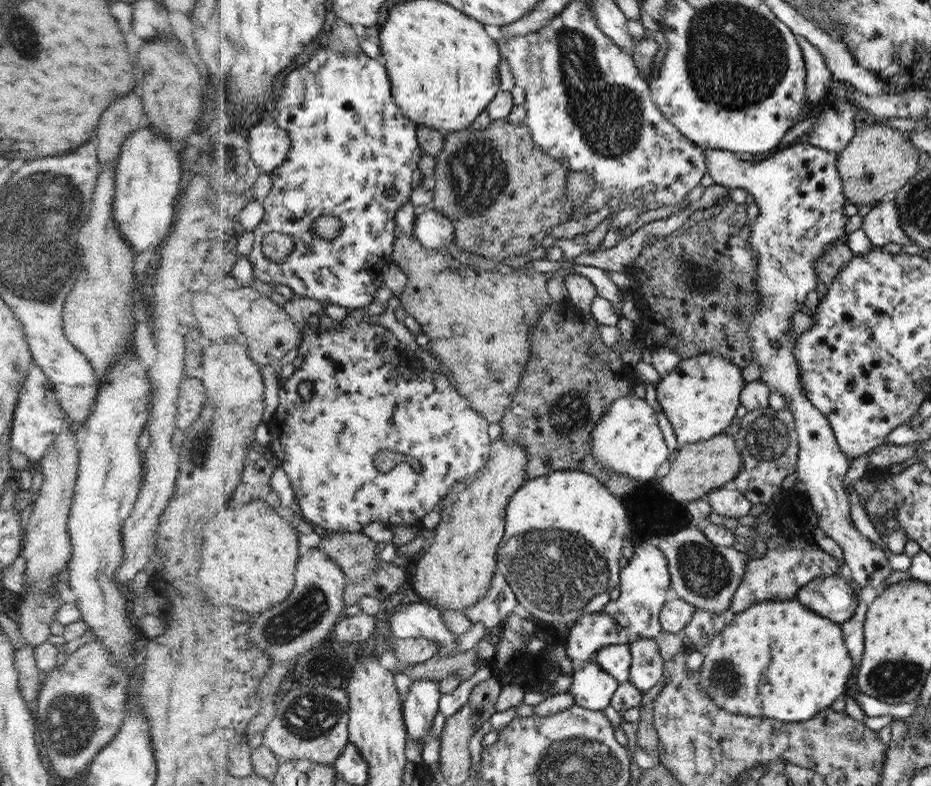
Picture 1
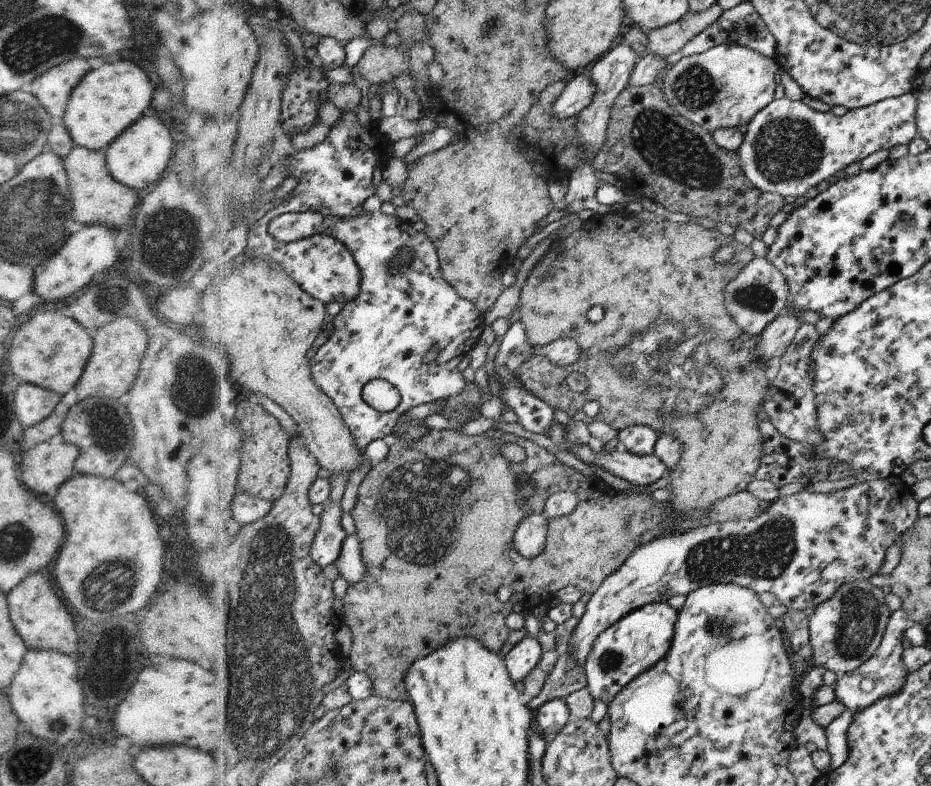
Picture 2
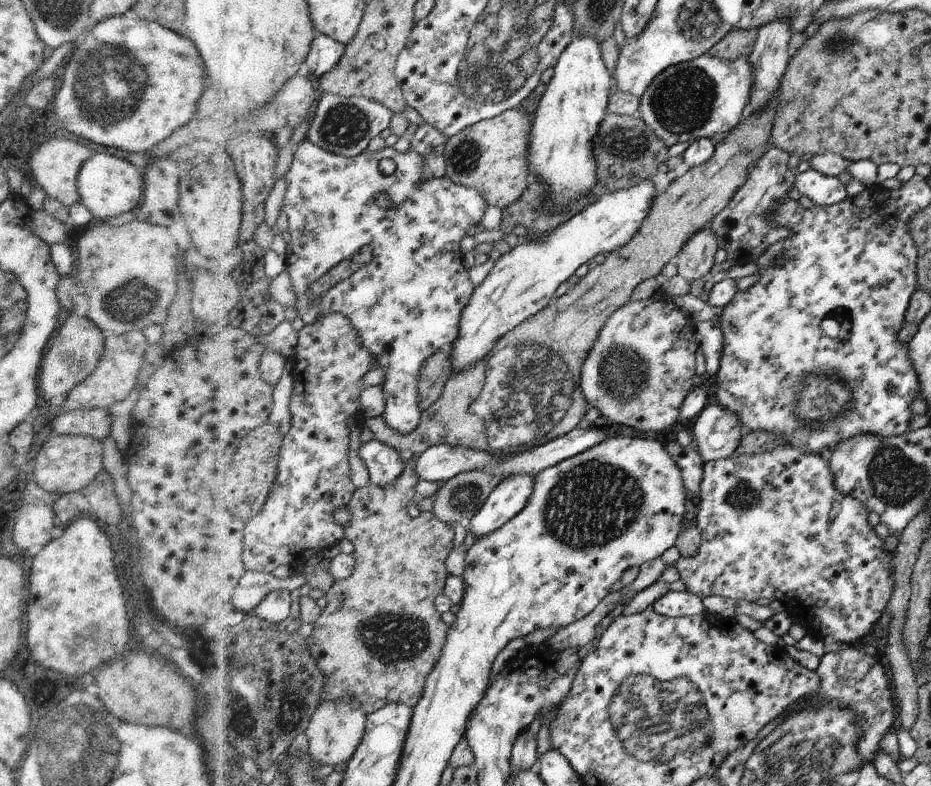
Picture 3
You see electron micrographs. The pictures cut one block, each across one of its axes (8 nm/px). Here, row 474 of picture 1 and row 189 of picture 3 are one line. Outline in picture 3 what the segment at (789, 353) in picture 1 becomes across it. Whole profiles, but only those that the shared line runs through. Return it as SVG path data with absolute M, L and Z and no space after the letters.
M812 168L796 175L794 187L816 206L830 206L848 198L846 186L837 177L827 176Z

